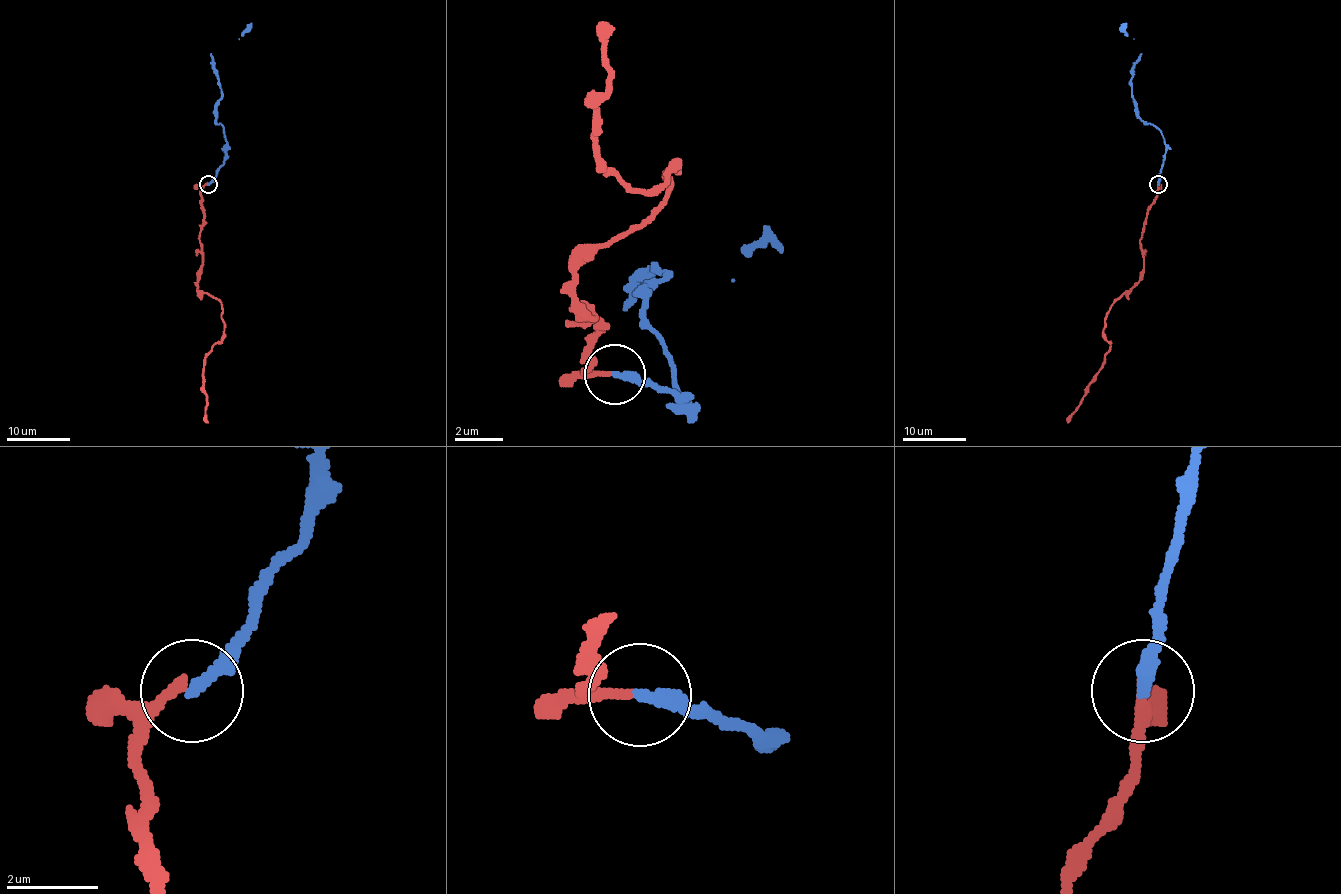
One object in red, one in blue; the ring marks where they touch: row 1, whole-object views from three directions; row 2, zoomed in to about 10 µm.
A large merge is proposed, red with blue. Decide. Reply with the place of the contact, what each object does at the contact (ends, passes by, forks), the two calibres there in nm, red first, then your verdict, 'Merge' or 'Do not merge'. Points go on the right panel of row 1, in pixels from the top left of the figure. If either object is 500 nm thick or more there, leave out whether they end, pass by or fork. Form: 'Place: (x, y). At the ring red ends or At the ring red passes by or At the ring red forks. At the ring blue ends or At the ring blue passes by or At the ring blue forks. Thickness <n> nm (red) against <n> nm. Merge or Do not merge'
Place: (1158, 184). At the ring red ends. At the ring blue ends. Thickness 240 nm (red) against 280 nm. Do not merge

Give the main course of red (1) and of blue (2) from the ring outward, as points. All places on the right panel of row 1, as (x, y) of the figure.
1: (1158, 184), (1139, 241), (1141, 280), (1113, 304), (1103, 337), (1109, 351), (1067, 422)
2: (1158, 184), (1165, 140), (1155, 127), (1141, 119), (1132, 95), (1132, 69), (1139, 56), (1127, 36), (1127, 23)

